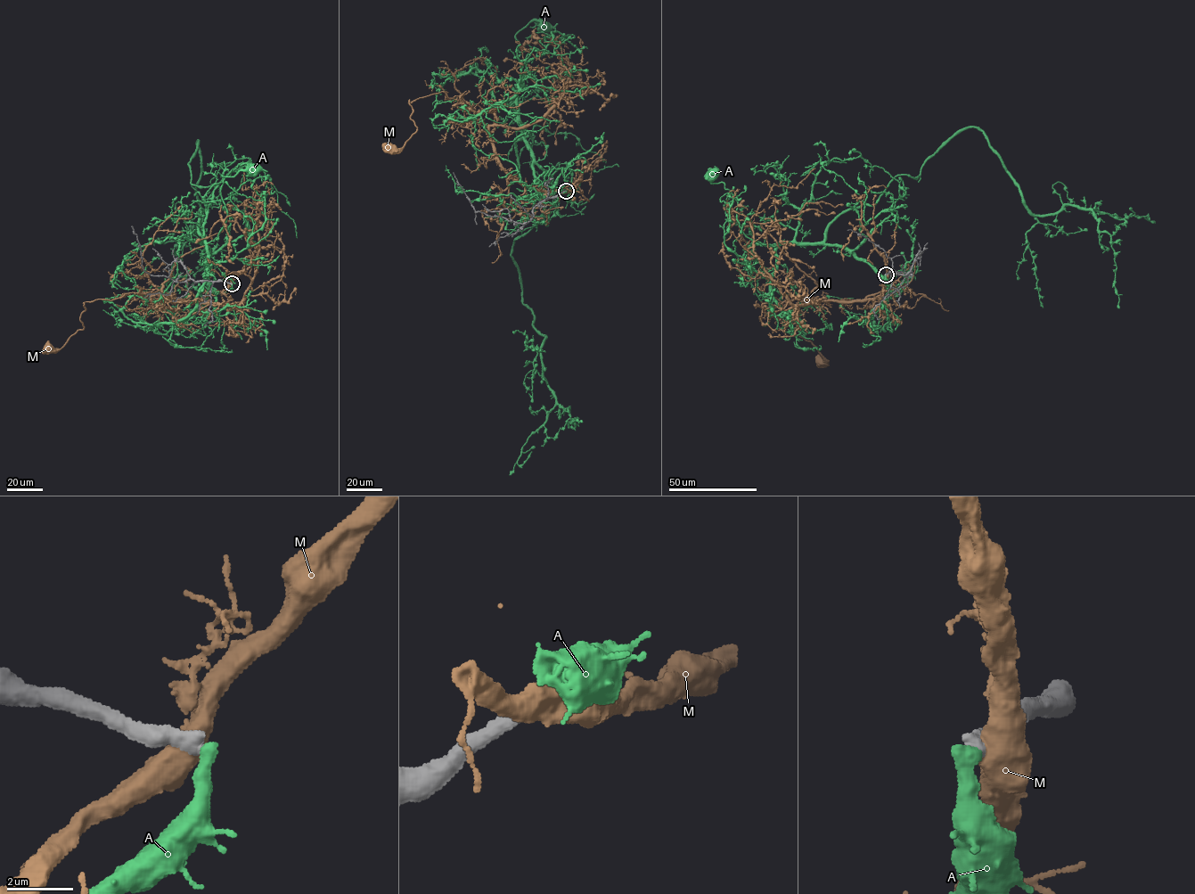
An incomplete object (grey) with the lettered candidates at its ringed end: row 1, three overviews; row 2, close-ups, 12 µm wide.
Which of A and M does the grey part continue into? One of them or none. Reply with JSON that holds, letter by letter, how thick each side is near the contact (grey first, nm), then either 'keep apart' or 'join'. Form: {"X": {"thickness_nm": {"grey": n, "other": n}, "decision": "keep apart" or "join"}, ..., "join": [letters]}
{"A": {"thickness_nm": {"grey": 480, "other": 500}, "decision": "keep apart"}, "M": {"thickness_nm": {"grey": 600, "other": 750}, "decision": "keep apart"}, "join": []}

